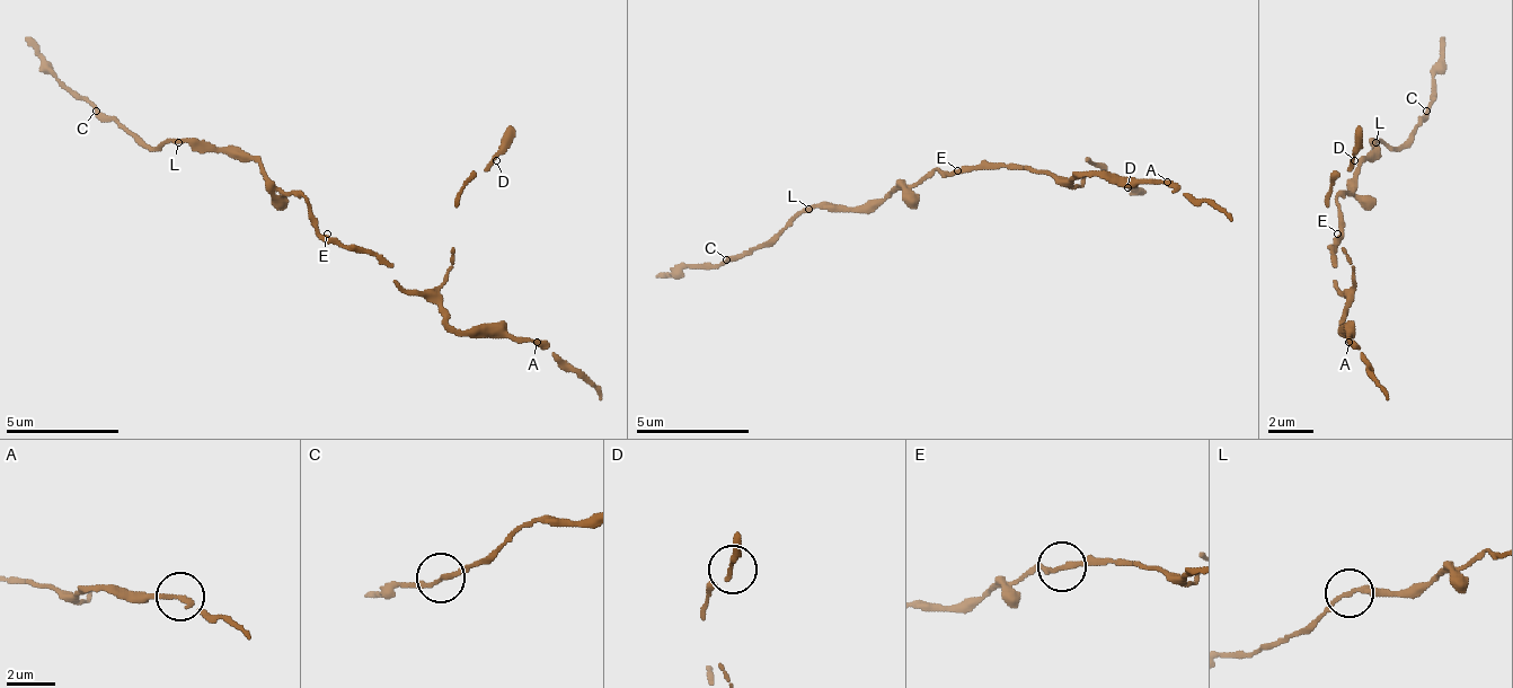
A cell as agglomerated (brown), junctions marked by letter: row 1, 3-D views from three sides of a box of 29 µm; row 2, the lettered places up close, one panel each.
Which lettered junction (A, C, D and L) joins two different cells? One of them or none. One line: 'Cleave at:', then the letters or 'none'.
Cleave at: none

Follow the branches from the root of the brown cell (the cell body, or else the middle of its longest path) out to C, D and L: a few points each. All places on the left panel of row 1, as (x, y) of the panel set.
C: (309, 217), (309, 205), (298, 194), (286, 194), (253, 160), (185, 143), (151, 149), (94, 109)
D: (309, 217), (321, 234), (378, 250), (406, 291), (434, 291), (451, 262), (457, 194), (496, 160)
L: (309, 217), (309, 205), (298, 194), (286, 194), (253, 160), (241, 160), (224, 149), (191, 149), (179, 143)

